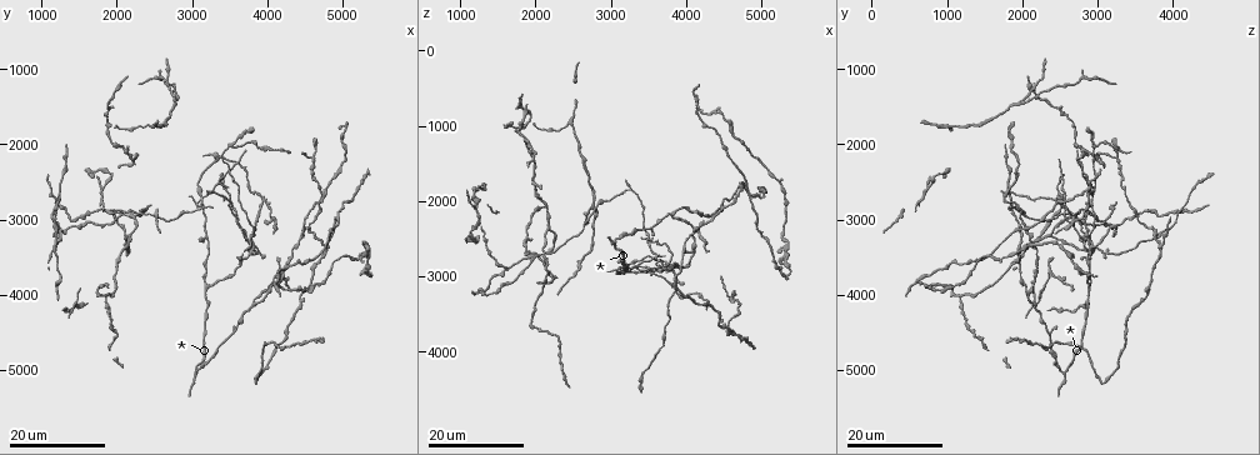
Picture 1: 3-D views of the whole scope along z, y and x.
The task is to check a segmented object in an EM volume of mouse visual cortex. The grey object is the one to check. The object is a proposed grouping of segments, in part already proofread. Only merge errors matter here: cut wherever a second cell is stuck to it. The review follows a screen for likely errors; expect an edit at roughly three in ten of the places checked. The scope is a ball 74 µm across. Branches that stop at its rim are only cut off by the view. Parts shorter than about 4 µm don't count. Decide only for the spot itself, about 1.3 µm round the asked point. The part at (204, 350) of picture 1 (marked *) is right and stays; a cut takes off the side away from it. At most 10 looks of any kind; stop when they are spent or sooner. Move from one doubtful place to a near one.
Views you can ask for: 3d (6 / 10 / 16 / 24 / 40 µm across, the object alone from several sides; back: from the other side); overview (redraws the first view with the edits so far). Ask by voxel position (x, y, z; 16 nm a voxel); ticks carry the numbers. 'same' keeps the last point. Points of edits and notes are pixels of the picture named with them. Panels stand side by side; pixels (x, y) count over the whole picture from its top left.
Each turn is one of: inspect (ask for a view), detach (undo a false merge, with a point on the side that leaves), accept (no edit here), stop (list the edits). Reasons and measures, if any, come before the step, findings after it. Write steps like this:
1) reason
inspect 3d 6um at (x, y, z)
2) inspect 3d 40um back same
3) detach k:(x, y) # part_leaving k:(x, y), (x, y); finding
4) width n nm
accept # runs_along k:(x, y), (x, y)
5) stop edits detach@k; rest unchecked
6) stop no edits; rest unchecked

branch point
inspect 3d 16um at (2150, 3200, 2350)

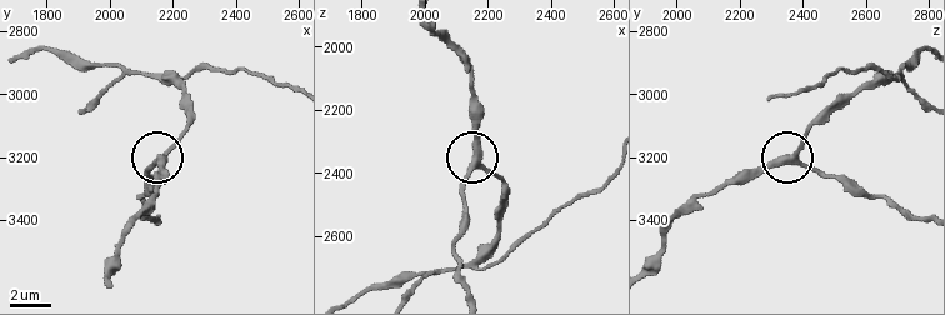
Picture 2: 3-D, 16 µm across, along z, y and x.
inspect 3d 10um at (2160, 3210, 2370)

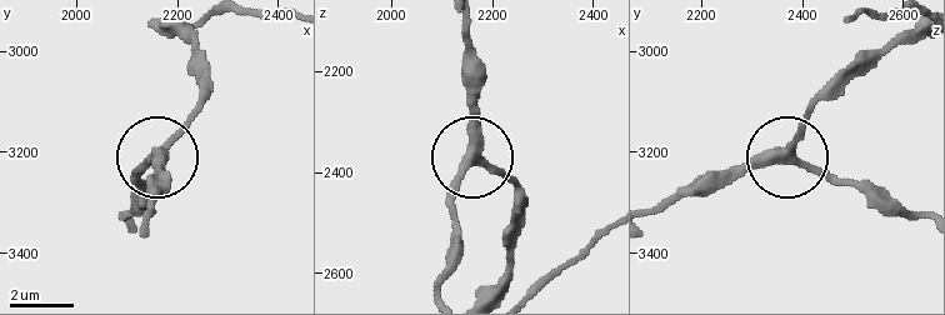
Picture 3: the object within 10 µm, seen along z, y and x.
side_arm 47 um; arms 3
accept # continuous, no second cell

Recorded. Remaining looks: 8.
two arms in line, one across
inspect 3d 24um at (2050, 2900, 2700)

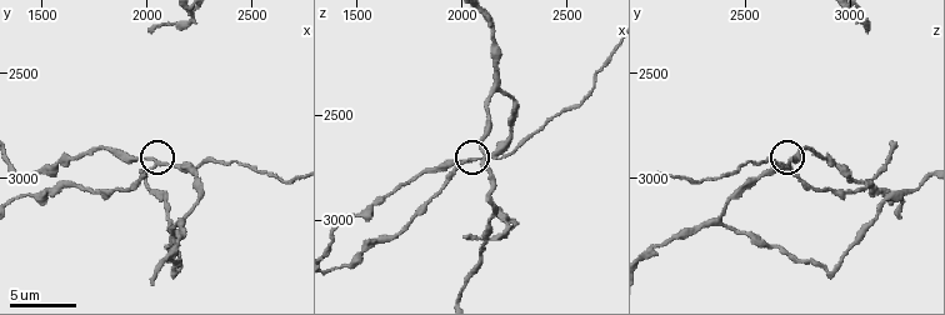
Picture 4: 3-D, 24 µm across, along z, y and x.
closer look
inspect 3d 6um at (2030, 2930, 2710)

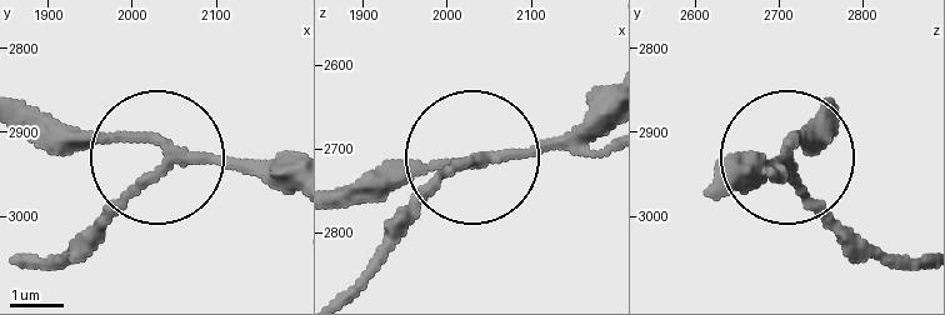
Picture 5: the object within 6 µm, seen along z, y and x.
arms 3
accept # all the same cell

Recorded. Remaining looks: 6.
inspect 3d 16um at (3950, 2700, 2850)

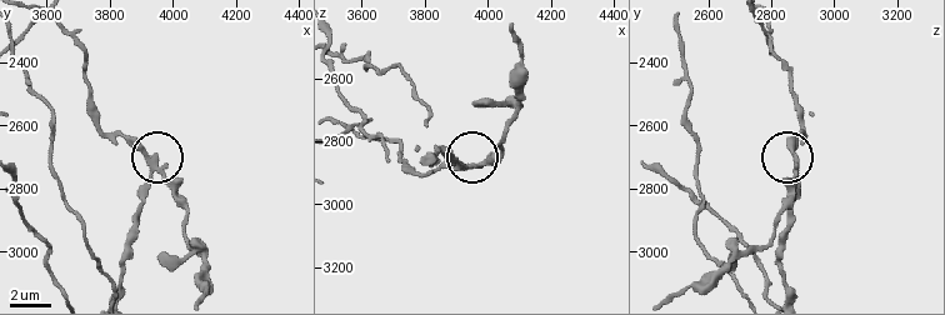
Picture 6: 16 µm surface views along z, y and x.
inspect 3d 10um at (3980, 2750, 2870)

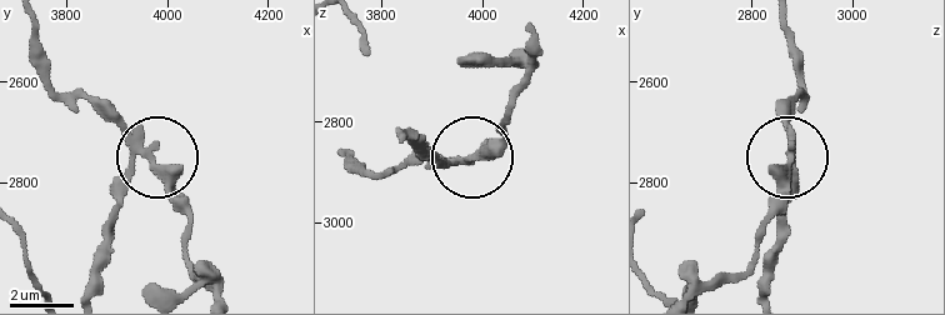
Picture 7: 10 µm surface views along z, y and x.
arms 4
detach 7:(170, 173) # part_leaving 7:(133, 140), (55, 86), (34, 21); a second cell is stuck on

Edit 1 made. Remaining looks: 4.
three arms meet
inspect 3d 24um at (2800, 1450, 2050)

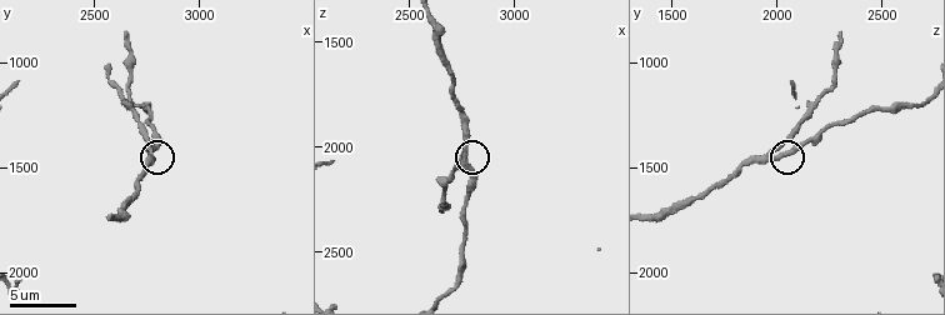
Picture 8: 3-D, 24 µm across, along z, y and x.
inspect 3d 10um at (2780, 1440, 2040)

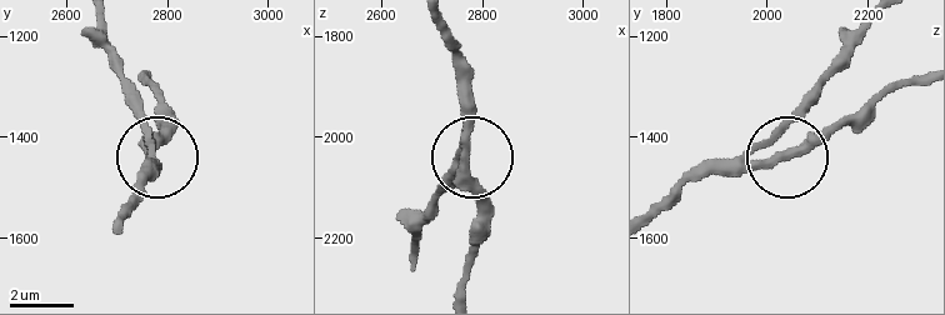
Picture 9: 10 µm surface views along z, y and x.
width 250 nm
accept # all the same cell

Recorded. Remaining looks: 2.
looks like a crossing
inspect 3d 24um at (3150, 2700, 2950)

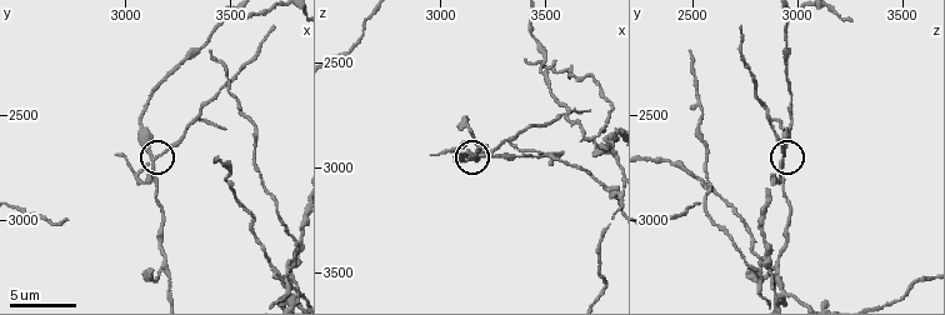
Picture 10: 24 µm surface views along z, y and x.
inspect 3d 10um at (3140, 2690, 2920)

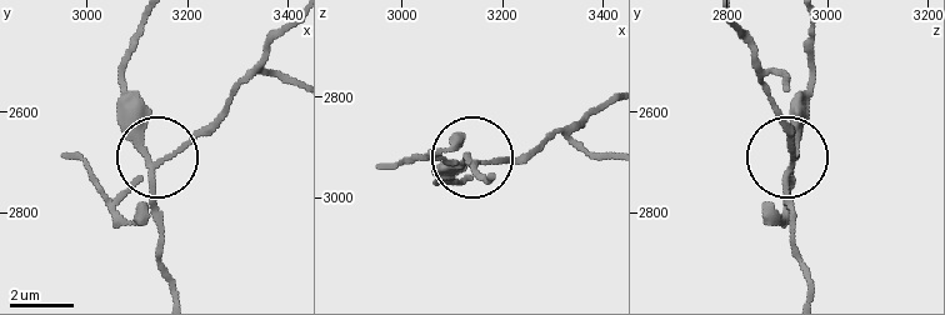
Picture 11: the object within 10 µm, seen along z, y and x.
detach 11:(461, 138) # part_leaving 11:(159, 165), (220, 109), (293, 20); two cells meet here

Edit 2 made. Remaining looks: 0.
stop edits detach@7, detach@11; rest unchecked

